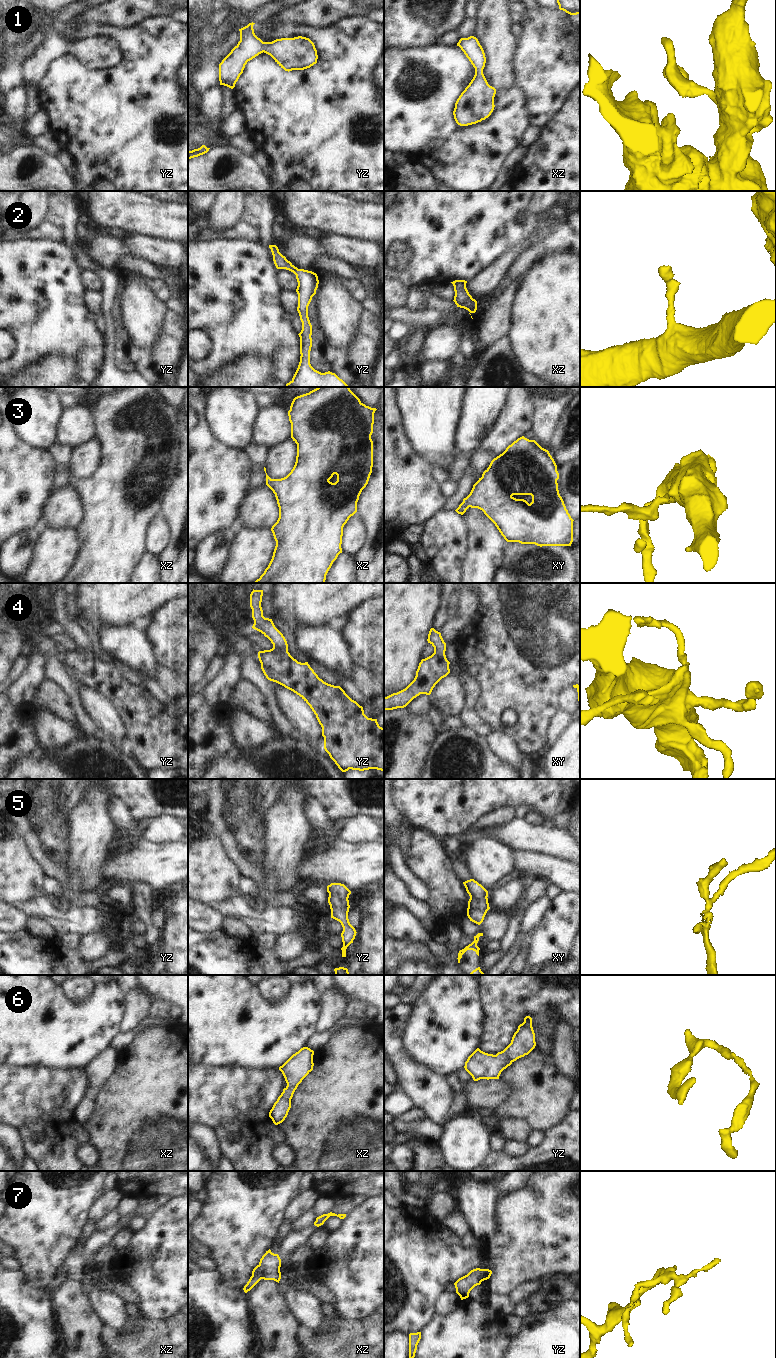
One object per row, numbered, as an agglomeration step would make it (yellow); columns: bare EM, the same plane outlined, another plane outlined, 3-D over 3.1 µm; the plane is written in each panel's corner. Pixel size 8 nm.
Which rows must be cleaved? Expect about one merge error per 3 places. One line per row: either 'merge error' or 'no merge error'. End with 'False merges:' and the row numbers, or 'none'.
1: no merge error
2: no merge error
3: no merge error
4: no merge error
5: no merge error
6: no merge error
7: merge error
False merges: 7

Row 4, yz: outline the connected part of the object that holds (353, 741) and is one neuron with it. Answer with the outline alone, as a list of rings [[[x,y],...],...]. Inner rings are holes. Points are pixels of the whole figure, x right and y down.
[[[253,589],[250,594],[250,607],[254,620],[252,628],[261,632],[273,644],[272,649],[258,652],[261,669],[266,678],[293,691],[310,706],[322,727],[324,749],[342,772],[349,769],[384,771],[384,728],[379,726],[377,719],[368,718],[363,707],[352,700],[340,686],[324,682],[308,662],[298,662],[290,655],[283,634],[275,627],[272,619],[263,616],[262,596],[263,590]]]

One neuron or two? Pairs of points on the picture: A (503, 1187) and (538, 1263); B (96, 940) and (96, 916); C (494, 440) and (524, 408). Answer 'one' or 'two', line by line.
A: two
B: two
C: one

